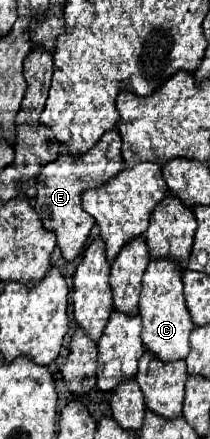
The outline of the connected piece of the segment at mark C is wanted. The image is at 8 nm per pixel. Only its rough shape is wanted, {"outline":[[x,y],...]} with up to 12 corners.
{"outline":[[150,261],[142,279],[142,341],[160,361],[186,359],[194,323],[182,273]]}

